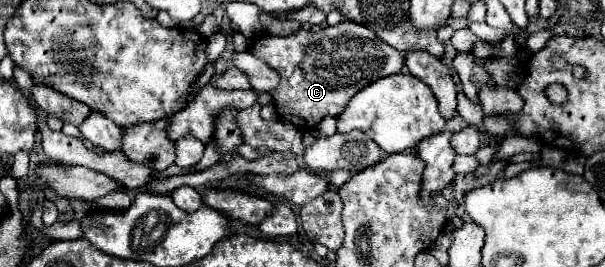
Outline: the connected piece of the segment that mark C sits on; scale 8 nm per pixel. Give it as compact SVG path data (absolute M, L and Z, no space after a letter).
M340 22L336 26L328 26L320 32L298 30L292 36L272 36L272 34L264 32L260 38L256 38L250 44L248 52L254 54L256 58L264 60L272 70L276 70L280 74L278 88L274 88L270 92L274 98L276 114L284 122L294 124L300 132L310 132L312 128L316 128L320 124L320 120L324 116L338 116L356 92L360 92L362 88L366 88L368 84L376 82L384 76L398 74L404 66L404 54L402 52L384 44L372 30L368 30L356 22Z

